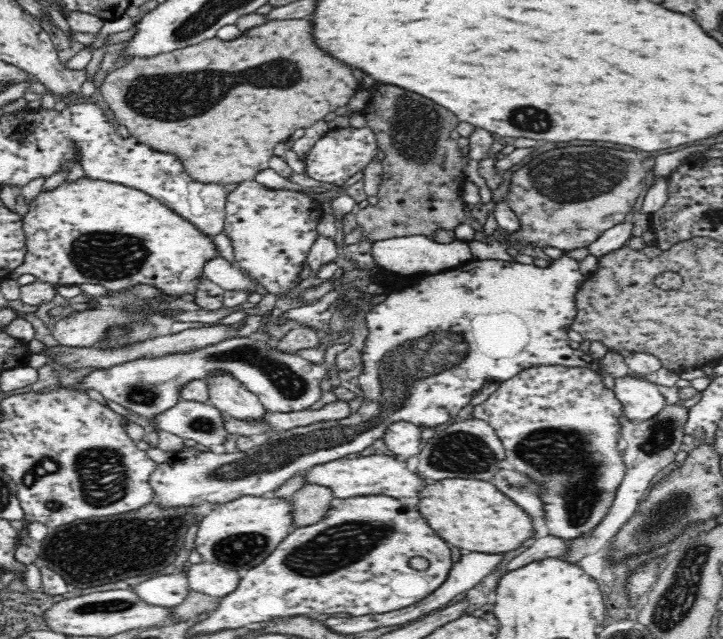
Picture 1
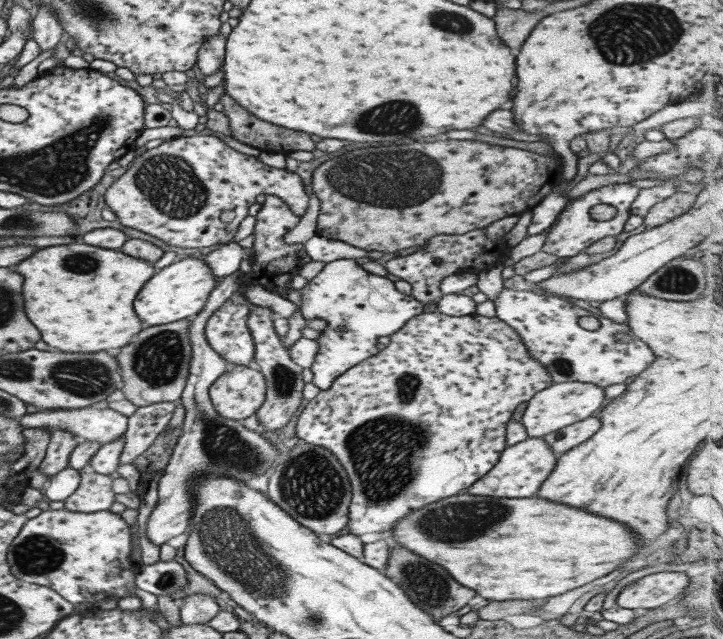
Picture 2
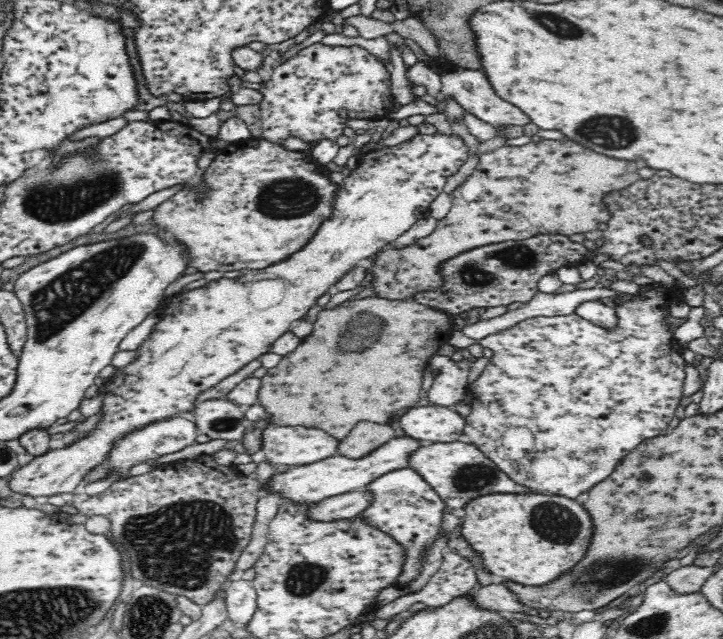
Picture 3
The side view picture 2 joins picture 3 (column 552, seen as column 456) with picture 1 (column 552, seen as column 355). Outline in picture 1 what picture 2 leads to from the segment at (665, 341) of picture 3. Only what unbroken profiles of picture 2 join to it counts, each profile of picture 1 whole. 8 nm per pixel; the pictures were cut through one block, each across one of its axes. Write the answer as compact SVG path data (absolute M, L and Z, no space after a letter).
M532 366L532 368L522 370L522 372L514 376L514 378L508 378L508 380L500 382L498 388L495 392L490 394L487 400L473 406L471 414L472 418L489 422L489 425L496 431L496 435L502 442L502 447L504 447L503 467L510 468L514 472L529 478L529 480L535 482L535 484L541 488L540 494L537 495L540 502L542 502L541 518L543 518L546 528L548 528L549 535L557 536L562 539L576 538L581 534L587 533L591 528L594 528L610 510L616 498L618 487L624 478L624 474L626 474L626 461L624 461L622 450L619 448L619 441L621 439L620 430L622 430L620 420L622 420L622 416L625 416L625 410L622 401L618 400L614 389L608 388L608 386L604 384L604 376L599 370L593 370L588 366Z

